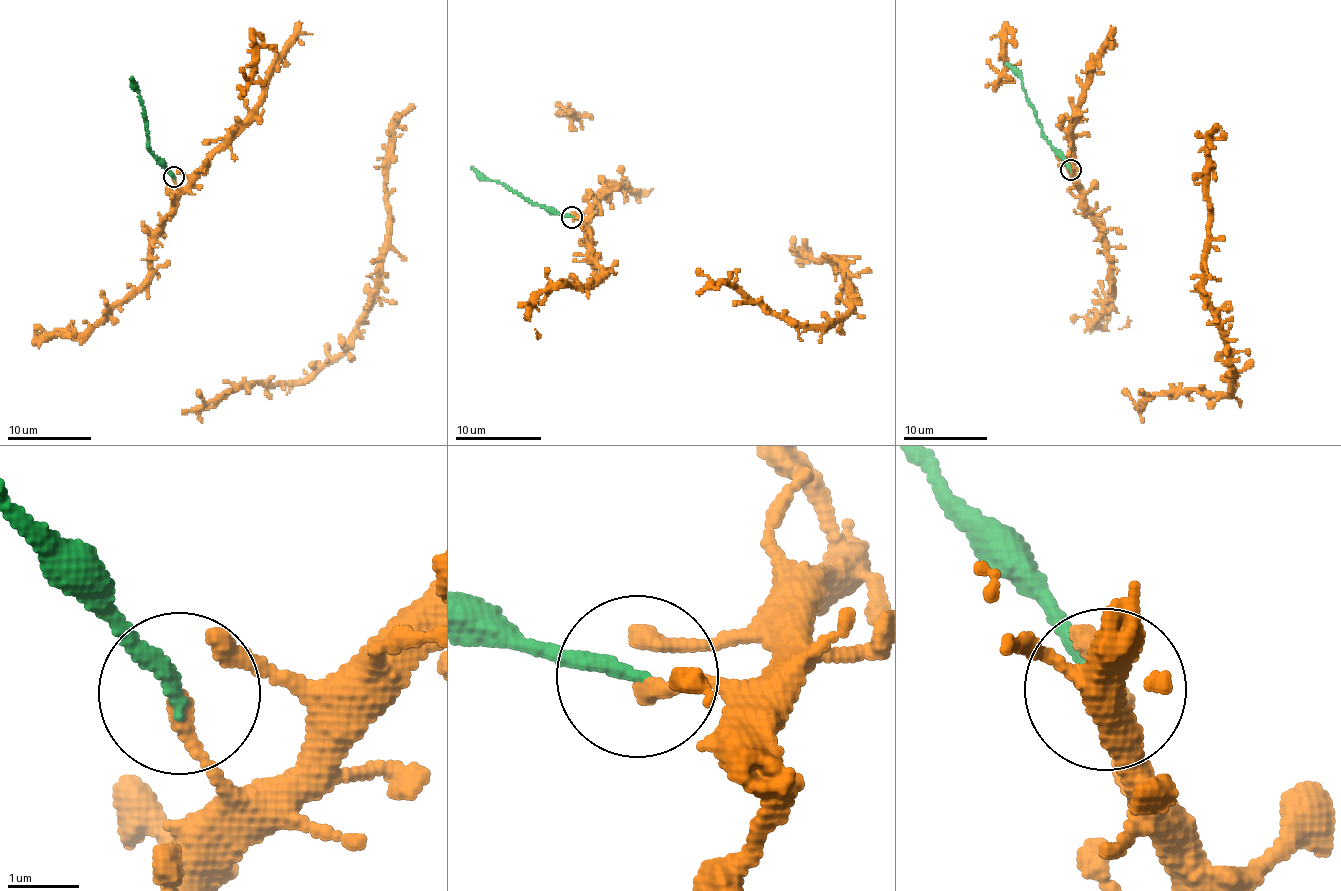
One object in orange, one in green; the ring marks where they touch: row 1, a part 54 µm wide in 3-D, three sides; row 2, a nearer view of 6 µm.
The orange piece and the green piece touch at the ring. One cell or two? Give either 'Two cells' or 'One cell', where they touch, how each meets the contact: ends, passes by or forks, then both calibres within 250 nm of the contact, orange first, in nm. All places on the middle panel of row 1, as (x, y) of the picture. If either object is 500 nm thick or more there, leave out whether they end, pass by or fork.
Two cells. Place: (572, 217). At the ring orange ends. At the ring green ends. Thickness 260 nm (orange) against 240 nm

